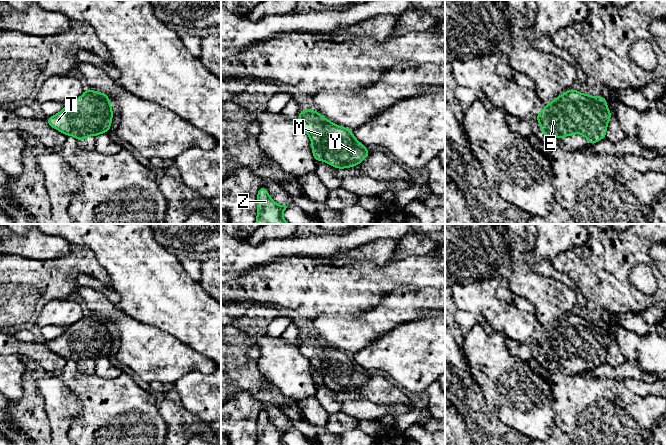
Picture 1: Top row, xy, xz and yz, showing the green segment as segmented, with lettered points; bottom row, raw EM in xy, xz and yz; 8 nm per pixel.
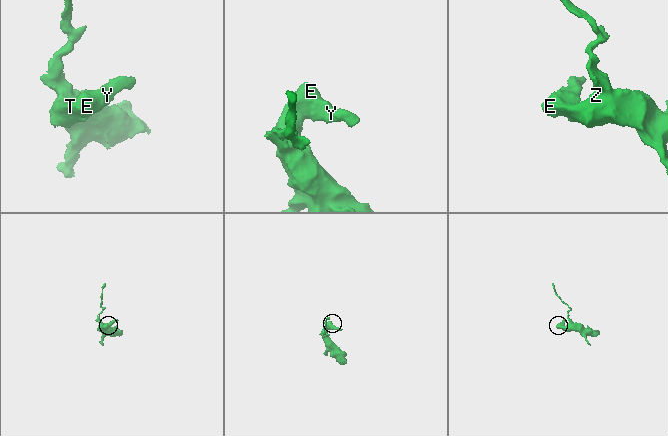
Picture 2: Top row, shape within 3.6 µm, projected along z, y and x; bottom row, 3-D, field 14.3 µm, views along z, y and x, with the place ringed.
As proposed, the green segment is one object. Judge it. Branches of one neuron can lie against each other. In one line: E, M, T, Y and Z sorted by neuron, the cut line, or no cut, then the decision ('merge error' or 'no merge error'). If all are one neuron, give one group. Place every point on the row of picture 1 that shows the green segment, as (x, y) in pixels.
groups E M T Y Z; cut none; no merge error

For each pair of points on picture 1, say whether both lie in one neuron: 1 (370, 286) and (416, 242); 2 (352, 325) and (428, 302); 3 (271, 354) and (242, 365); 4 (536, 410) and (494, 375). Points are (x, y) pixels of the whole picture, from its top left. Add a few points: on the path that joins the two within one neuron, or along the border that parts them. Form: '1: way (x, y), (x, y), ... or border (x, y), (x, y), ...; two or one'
1: border (420, 255), (410, 255), (391, 261); two
2: way (371, 325), (394, 308), (401, 305), (409, 305); one
3: border (256, 362), (258, 370), (267, 379); two
4: way (526, 404), (504, 383); one

